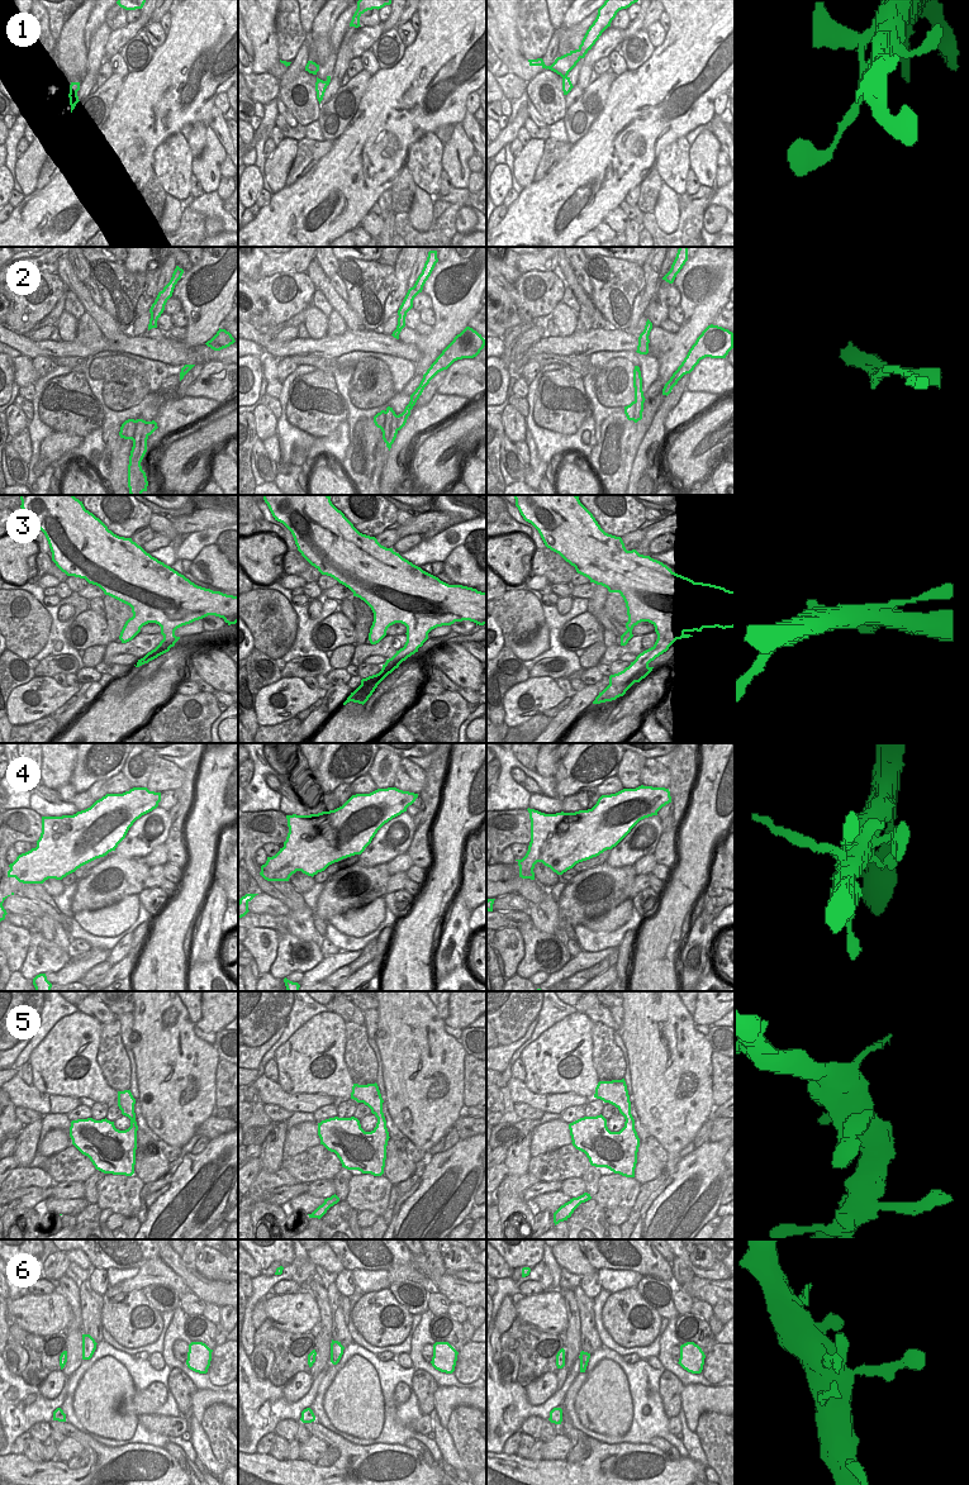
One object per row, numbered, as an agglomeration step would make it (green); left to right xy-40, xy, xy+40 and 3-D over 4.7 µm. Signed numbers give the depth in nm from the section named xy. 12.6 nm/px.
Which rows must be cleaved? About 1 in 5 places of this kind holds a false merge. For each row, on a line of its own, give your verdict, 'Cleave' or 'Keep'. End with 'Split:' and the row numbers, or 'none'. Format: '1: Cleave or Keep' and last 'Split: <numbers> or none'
1: Keep
2: Keep
3: Keep
4: Cleave
5: Keep
6: Keep
Split: 4.

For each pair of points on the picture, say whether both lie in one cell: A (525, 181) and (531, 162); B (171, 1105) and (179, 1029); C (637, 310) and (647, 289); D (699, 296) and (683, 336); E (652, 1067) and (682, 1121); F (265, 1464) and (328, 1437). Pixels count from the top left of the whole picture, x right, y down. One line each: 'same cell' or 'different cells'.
A: same cell
B: same cell
C: same cell
D: same cell
E: same cell
F: same cell

